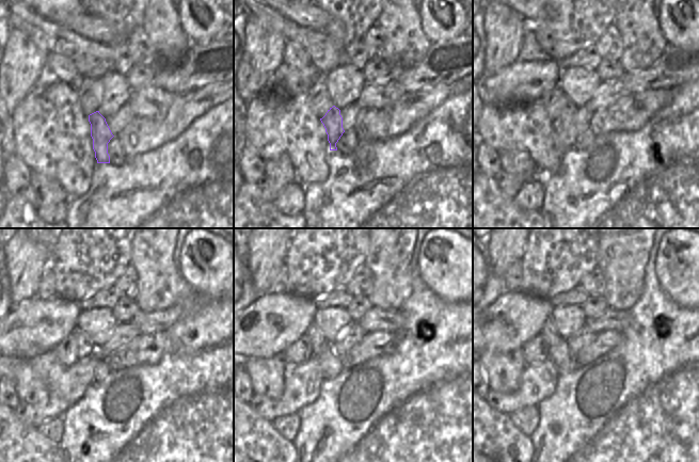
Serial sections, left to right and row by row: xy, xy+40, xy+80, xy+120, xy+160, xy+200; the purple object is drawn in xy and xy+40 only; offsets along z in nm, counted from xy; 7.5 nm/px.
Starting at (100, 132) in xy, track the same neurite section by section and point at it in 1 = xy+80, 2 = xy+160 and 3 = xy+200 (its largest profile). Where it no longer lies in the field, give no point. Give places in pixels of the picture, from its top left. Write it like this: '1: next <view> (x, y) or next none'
1: next xy+80 (565, 128)
2: next xy+160 (319, 343)
3: next xy+200 (549, 331)

